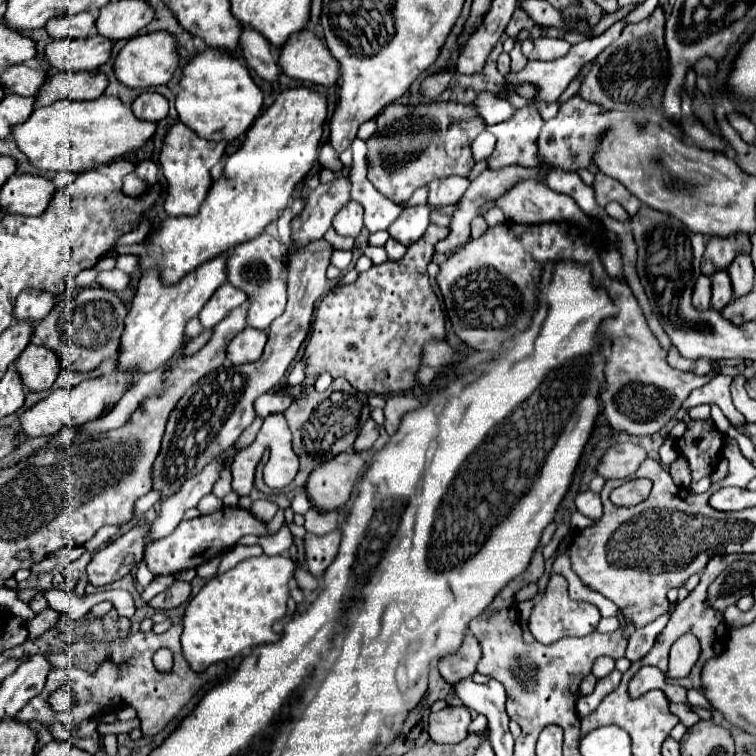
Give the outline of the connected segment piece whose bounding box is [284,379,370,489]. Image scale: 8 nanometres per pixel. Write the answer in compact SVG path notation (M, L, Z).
M334 379L332 385L324 393L314 391L314 387L308 389L306 397L302 401L290 405L284 415L286 415L288 427L292 429L292 435L294 435L294 451L300 459L298 477L294 477L294 481L288 487L288 489L296 489L296 487L306 485L310 473L318 465L322 465L328 457L336 455L332 447L338 441L348 441L350 443L348 449L352 447L352 441L356 441L360 427L370 417L370 405L368 405L366 393L356 391L346 379Z

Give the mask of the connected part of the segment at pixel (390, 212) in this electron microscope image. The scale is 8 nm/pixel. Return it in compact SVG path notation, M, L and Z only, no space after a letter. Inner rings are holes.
M356 139L352 145L354 153L354 165L352 165L352 199L362 203L364 207L364 225L368 231L388 229L404 211L402 205L392 203L390 199L384 199L372 183L366 179L366 143L362 139Z

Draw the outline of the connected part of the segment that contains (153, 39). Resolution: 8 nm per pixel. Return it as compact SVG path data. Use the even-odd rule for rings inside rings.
M156 31L156 33L146 33L132 37L124 49L118 53L114 59L114 71L116 77L128 85L128 87L152 87L152 85L164 85L172 79L174 71L180 65L180 55L178 55L178 39L168 33L168 31Z

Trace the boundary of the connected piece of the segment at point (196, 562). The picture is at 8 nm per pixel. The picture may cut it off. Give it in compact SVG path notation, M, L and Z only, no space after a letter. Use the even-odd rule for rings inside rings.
M222 507L210 515L198 515L194 519L182 521L172 535L156 539L144 553L144 561L154 575L176 575L184 569L198 569L202 563L232 549L244 535L268 537L268 525L258 521L250 511L242 507Z

